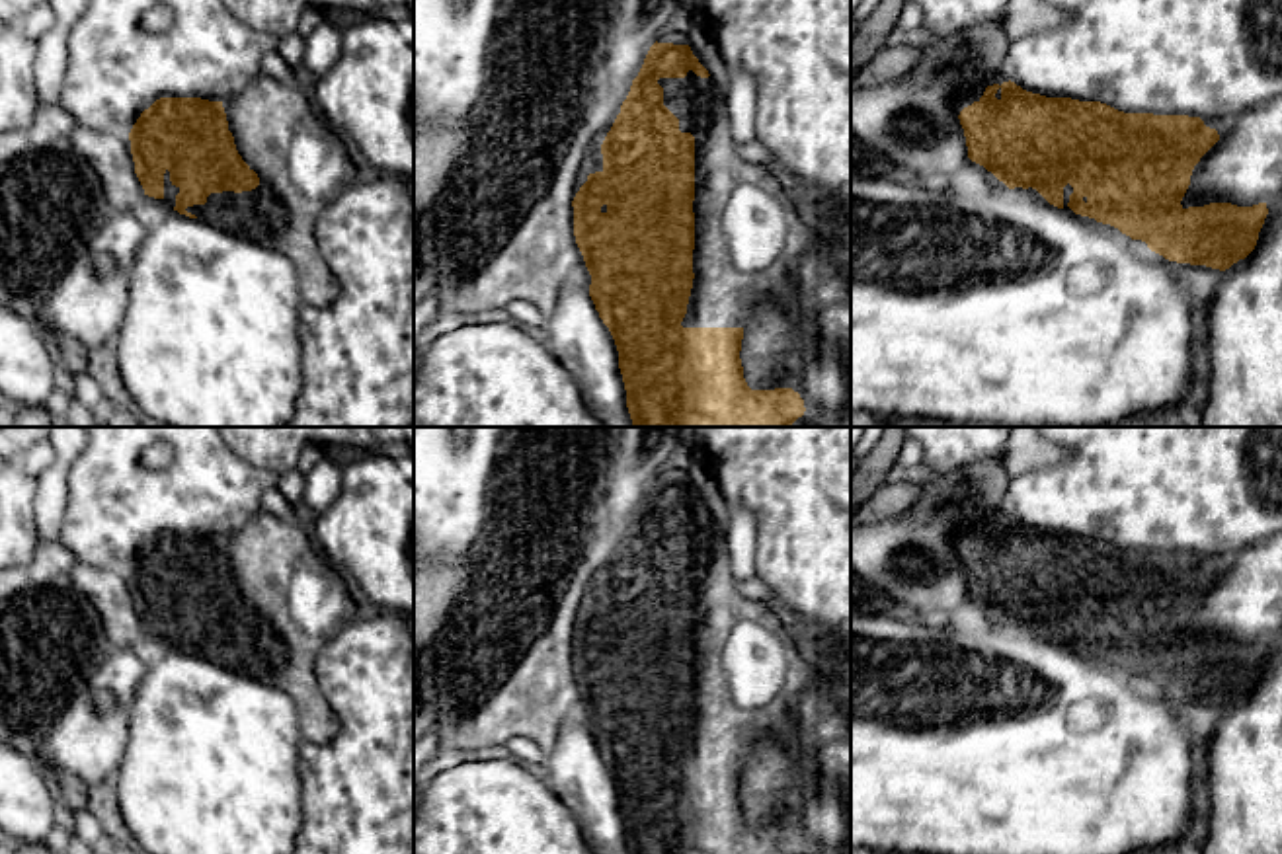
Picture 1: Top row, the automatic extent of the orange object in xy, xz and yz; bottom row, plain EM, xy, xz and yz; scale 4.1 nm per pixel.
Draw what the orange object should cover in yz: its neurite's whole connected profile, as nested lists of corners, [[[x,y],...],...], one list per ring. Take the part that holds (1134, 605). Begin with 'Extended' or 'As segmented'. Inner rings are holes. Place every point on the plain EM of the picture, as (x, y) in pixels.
Extended. [[[1003,519],[958,552],[968,595],[1009,626],[1036,626],[1050,641],[1110,661],[1169,698],[1225,708],[1257,682],[1266,640],[1181,641],[1194,602],[1220,577],[1200,554],[1124,550],[1101,538],[1046,534]]]

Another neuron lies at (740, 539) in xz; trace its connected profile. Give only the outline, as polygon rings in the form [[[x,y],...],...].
[[[728,505],[728,532],[724,534],[730,569],[736,581],[755,577],[755,517],[741,505]]]

